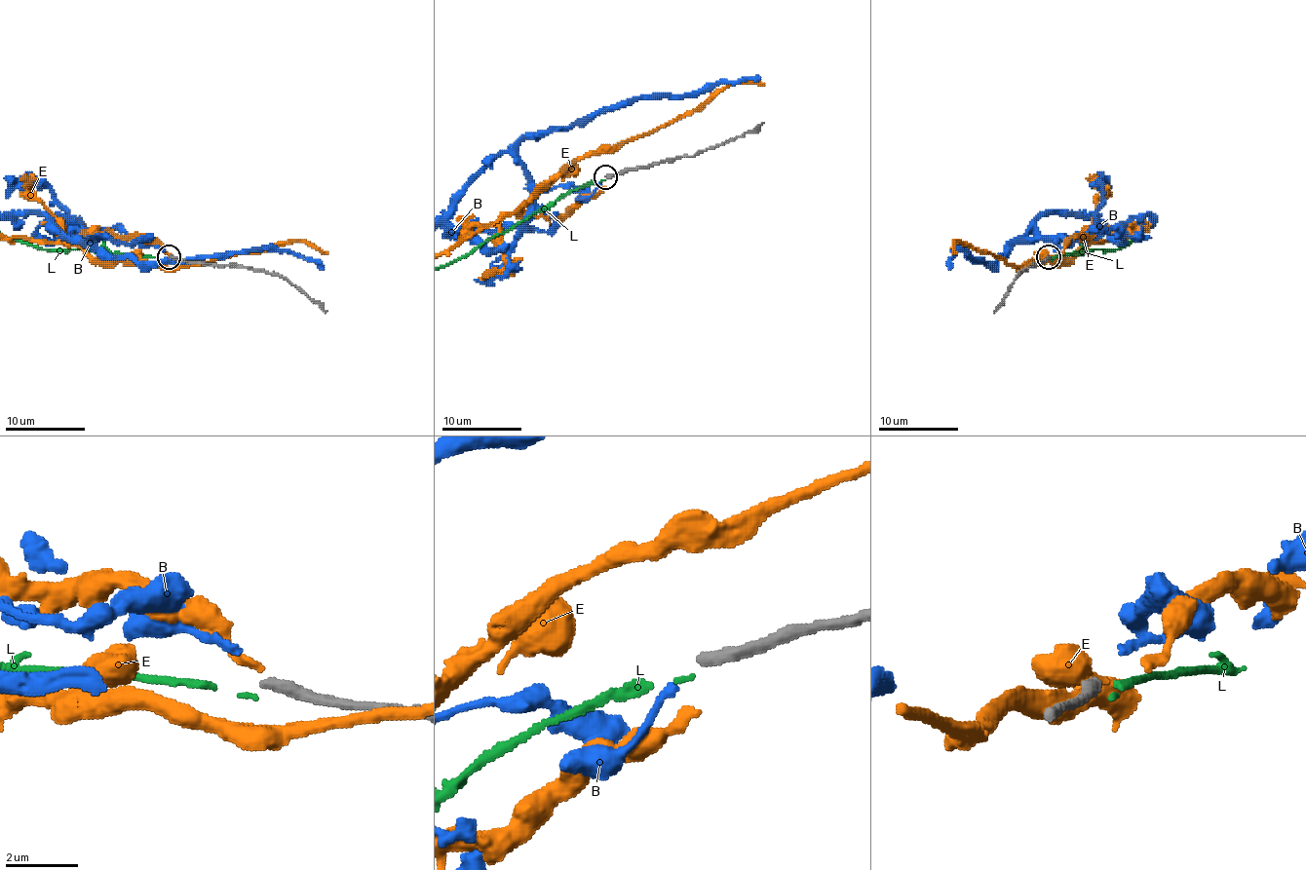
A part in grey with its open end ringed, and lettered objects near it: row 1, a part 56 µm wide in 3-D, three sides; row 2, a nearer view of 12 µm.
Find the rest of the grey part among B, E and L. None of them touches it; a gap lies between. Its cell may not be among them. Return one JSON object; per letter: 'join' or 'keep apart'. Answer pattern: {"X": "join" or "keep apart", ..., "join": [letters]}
{"B": "keep apart", "E": "keep apart", "L": "keep apart", "join": []}

